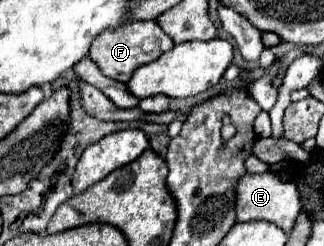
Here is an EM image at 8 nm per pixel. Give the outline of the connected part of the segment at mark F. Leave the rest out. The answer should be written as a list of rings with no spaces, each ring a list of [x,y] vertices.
[[[129,21],[121,29],[101,33],[101,37],[97,37],[97,41],[93,41],[89,57],[93,61],[97,61],[97,65],[101,67],[101,71],[107,77],[127,83],[131,79],[131,75],[135,73],[135,69],[139,69],[145,63],[151,63],[165,51],[173,49],[173,45],[175,43],[171,41],[171,37],[165,35],[165,31],[155,21]]]

